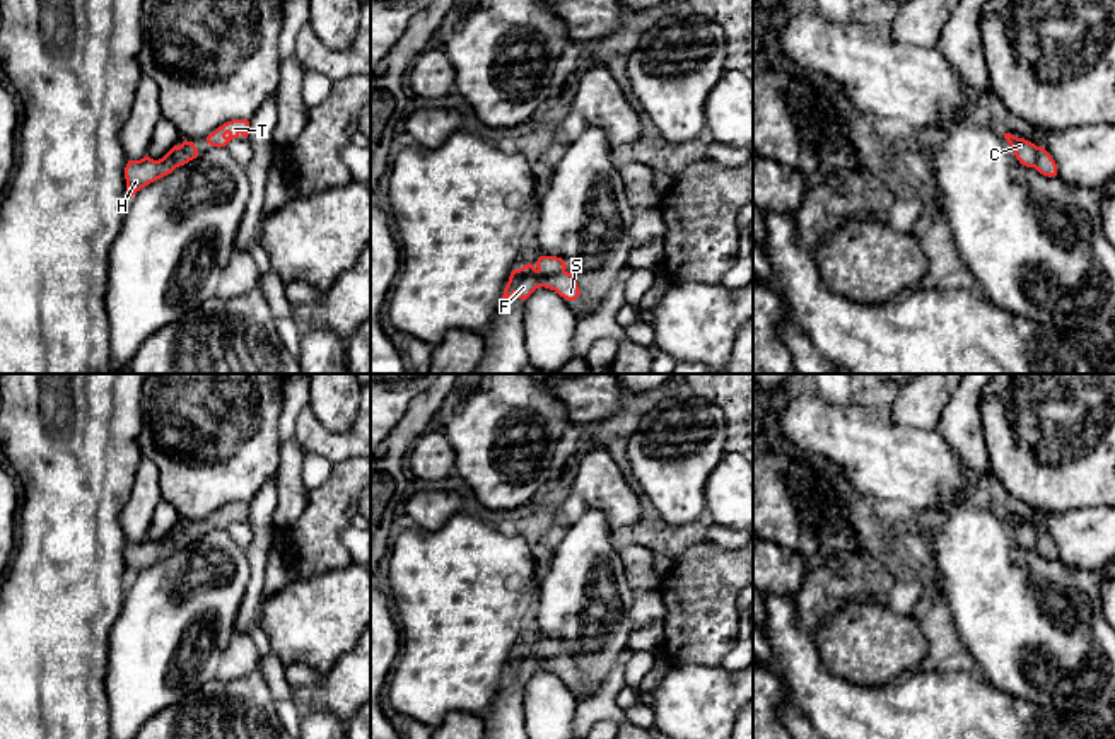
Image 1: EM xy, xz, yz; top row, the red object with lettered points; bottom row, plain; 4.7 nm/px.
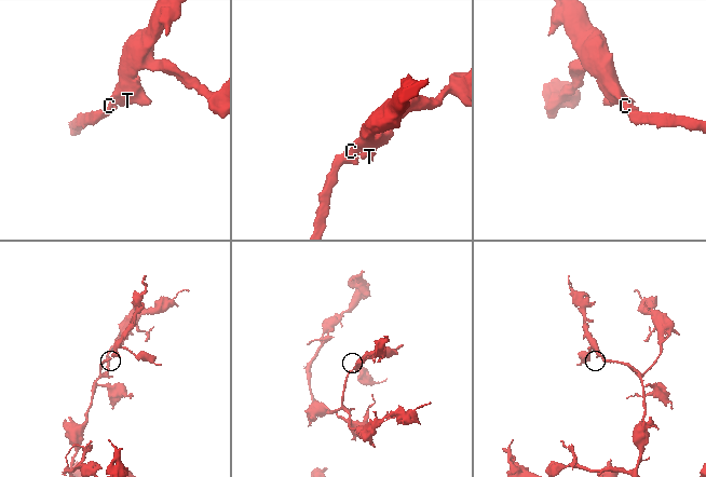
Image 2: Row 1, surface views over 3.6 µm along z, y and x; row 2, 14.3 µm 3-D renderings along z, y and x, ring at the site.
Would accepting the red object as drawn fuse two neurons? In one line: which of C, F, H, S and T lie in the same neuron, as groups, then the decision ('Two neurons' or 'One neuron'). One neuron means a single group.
Groups: C F H S T. One neuron

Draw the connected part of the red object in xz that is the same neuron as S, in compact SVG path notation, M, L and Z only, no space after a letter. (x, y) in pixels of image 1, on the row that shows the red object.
M540 256L536 265L524 265L519 270L512 270L509 282L504 288L502 304L505 304L514 294L526 300L536 288L545 287L555 290L567 300L575 300L581 294L575 276L569 273L567 265L557 256Z

